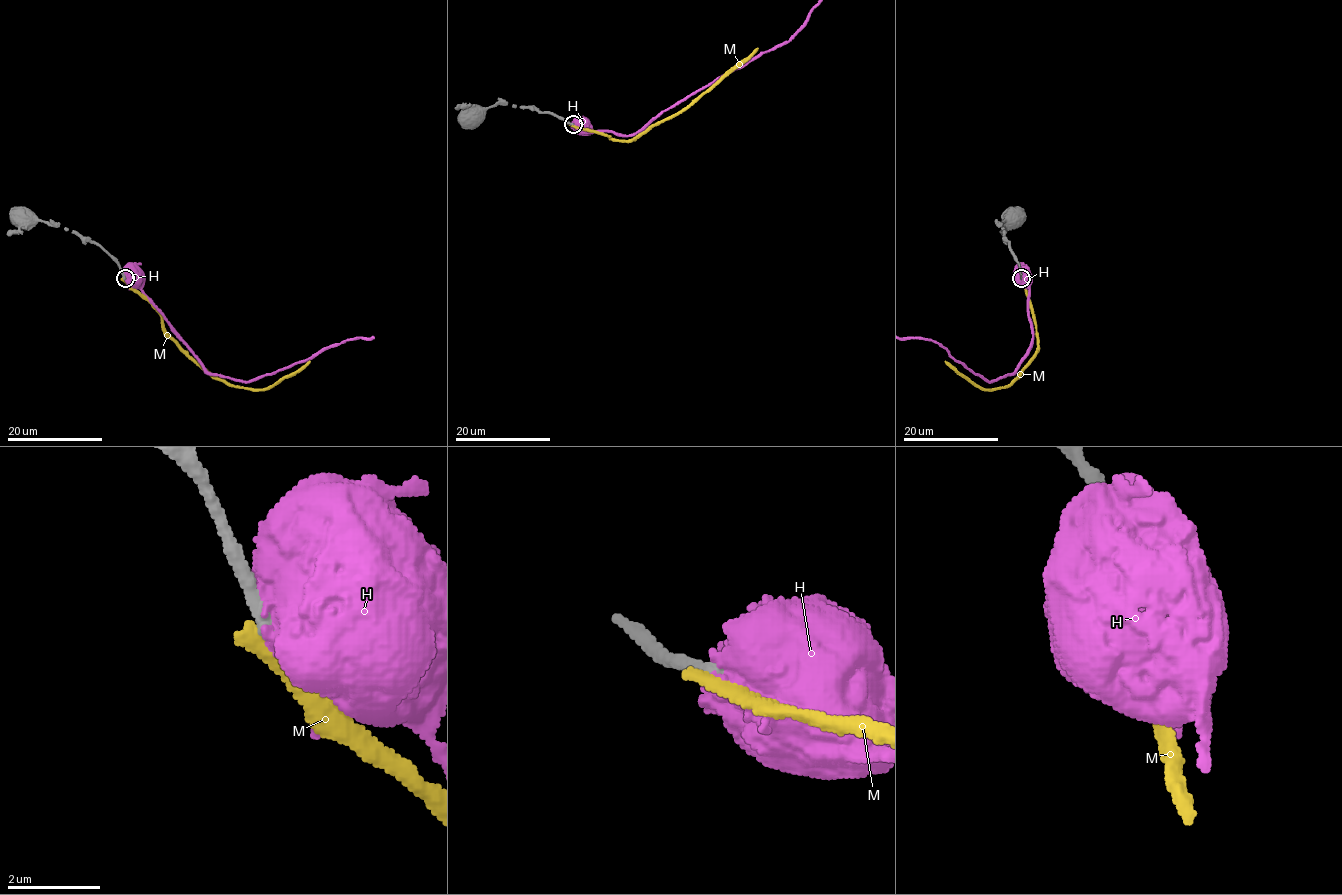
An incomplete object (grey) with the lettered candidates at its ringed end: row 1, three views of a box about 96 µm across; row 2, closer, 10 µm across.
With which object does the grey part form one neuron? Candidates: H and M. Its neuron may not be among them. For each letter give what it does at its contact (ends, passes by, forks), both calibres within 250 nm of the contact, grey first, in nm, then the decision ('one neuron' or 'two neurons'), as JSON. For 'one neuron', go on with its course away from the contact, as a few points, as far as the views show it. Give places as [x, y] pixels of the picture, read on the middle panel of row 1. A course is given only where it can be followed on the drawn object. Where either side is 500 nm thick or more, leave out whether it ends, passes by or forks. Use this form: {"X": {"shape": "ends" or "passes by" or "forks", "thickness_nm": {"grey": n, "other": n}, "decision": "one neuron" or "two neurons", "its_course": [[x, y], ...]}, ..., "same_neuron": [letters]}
{"H": {"thickness_nm": {"grey": 360, "other": 650}, "decision": "two neurons"}, "M": {"shape": "ends", "thickness_nm": {"grey": 280, "other": 380}, "decision": "two neurons"}, "same_neuron": []}

